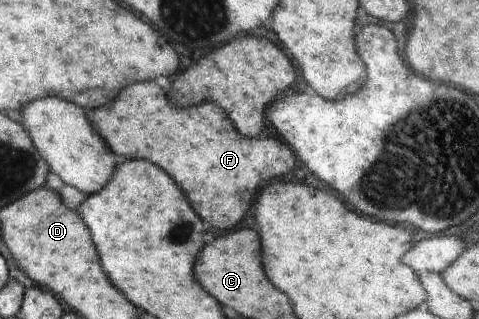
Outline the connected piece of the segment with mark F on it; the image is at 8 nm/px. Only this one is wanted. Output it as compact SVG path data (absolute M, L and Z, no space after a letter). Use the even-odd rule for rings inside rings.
M131 83L125 89L121 89L113 101L97 109L87 110L87 113L87 119L93 125L93 129L105 139L108 149L111 149L117 158L147 159L153 165L161 167L179 185L191 209L201 220L207 221L211 230L215 232L225 233L231 230L229 227L235 227L251 207L255 189L259 189L261 183L267 181L269 177L287 173L295 163L287 145L271 137L255 139L255 137L239 135L231 125L231 121L227 121L223 109L219 109L215 103L201 103L183 109L171 107L165 101L165 93L155 83Z

